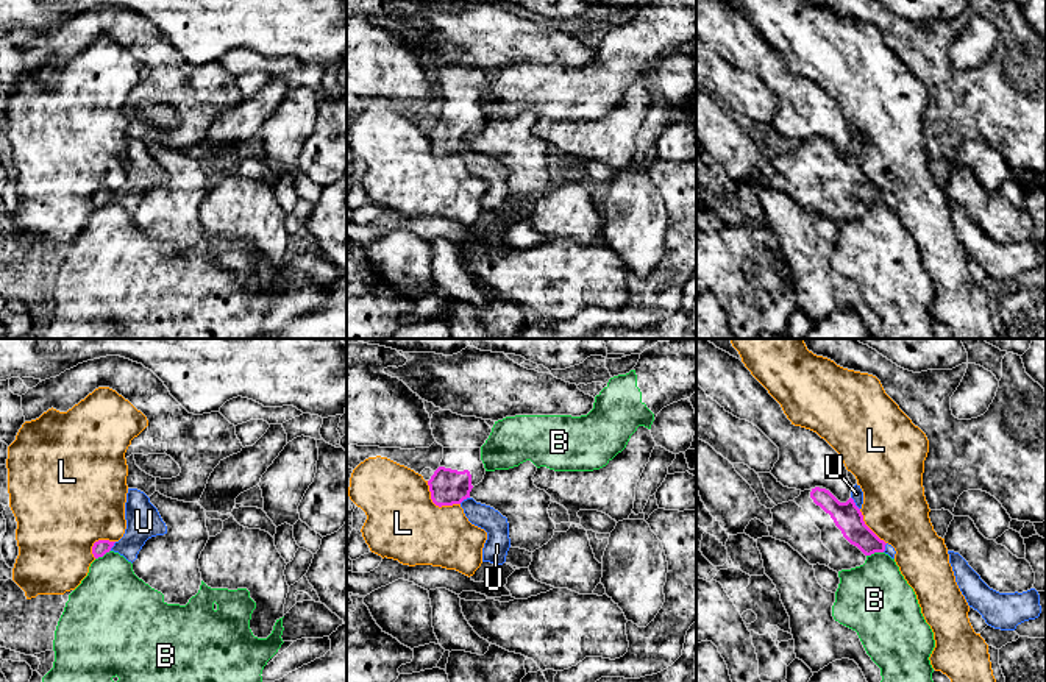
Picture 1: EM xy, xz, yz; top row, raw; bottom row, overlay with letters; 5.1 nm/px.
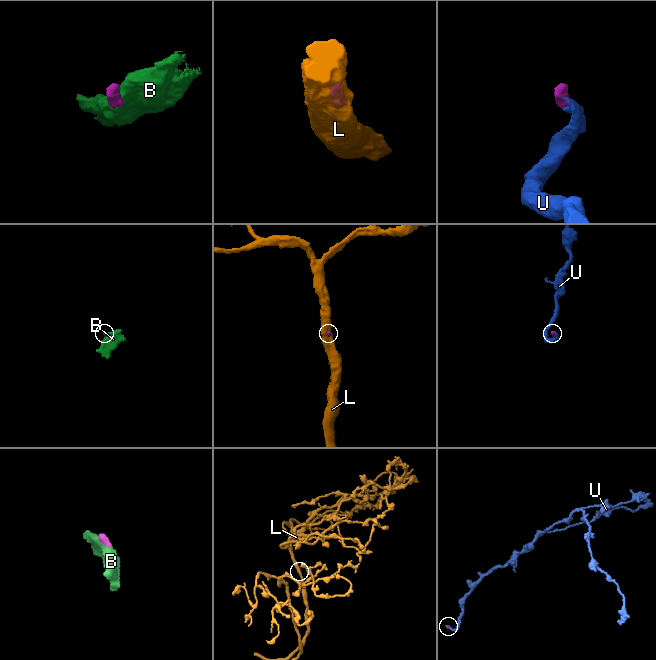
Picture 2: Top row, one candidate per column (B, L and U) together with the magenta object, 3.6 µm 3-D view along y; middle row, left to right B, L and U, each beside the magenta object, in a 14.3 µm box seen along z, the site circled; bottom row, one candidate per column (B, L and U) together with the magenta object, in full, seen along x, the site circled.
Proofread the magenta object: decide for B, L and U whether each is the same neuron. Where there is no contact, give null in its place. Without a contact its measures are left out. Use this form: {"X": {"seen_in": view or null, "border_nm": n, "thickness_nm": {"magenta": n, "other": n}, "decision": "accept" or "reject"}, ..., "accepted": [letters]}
{"B": {"seen_in": "yz", "border_nm": 90, "thickness_nm": {"magenta": 150, "other": 380}, "decision": "reject"}, "L": {"seen_in": "xz", "border_nm": 220, "thickness_nm": {"magenta": 180, "other": 380}, "decision": "reject"}, "U": {"seen_in": "yz", "border_nm": 80, "thickness_nm": {"magenta": 150, "other": 60}, "decision": "accept"}, "accepted": ["U"]}

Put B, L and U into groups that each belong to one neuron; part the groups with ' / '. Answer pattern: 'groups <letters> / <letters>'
groups B / L / U

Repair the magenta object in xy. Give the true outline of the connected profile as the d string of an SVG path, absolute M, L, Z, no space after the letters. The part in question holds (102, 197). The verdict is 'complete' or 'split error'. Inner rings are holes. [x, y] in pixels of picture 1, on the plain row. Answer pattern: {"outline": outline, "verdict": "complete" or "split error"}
{"outline": "M128 139L125 170L126 179L119 192L98 190L94 194L92 204L95 209L114 201L133 214L148 189L167 184L167 176L158 159L150 153L150 148L137 139Z", "verdict": "split error"}

